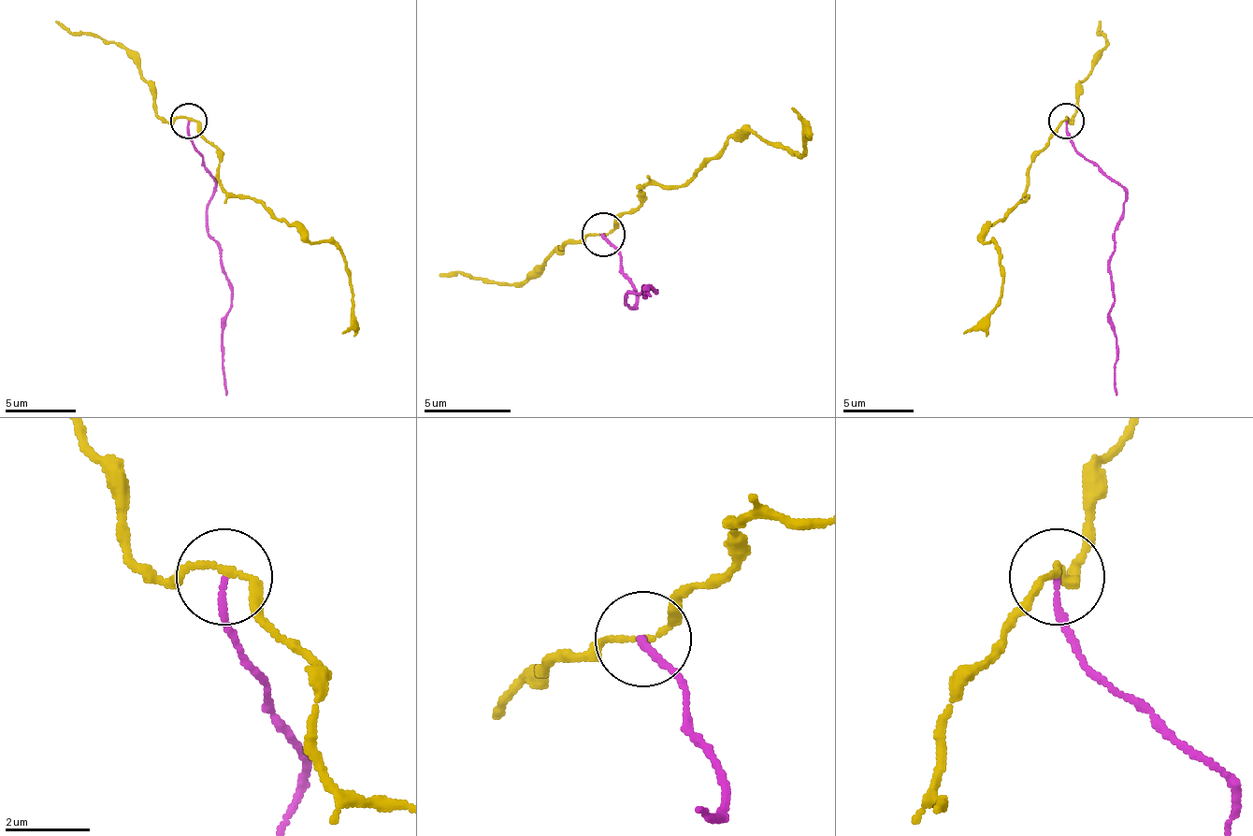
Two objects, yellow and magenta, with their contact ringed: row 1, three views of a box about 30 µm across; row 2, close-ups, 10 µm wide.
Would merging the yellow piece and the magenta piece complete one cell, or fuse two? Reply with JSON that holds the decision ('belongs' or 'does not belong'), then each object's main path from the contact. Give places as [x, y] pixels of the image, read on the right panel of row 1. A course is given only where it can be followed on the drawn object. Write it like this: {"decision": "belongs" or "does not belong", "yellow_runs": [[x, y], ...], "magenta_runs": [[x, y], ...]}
{"decision": "does not belong", "yellow_runs": [[1067, 120], [1039, 152], [1025, 198], [982, 237], [992, 241], [1000, 252], [1000, 302], [964, 334]], "magenta_runs": [[1067, 120], [1071, 145], [1124, 191], [1110, 277], [1117, 395]]}

